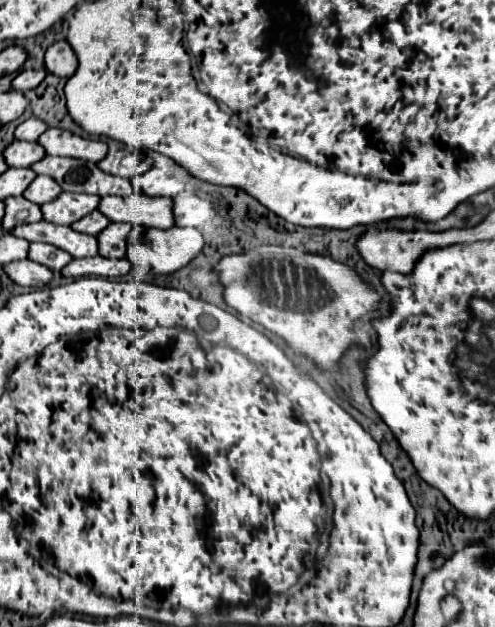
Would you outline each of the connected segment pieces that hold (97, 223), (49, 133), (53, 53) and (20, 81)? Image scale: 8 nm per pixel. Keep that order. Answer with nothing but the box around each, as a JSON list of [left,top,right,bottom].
[[71,211,111,235],[39,127,107,163],[45,41,79,77],[13,69,47,91]]

